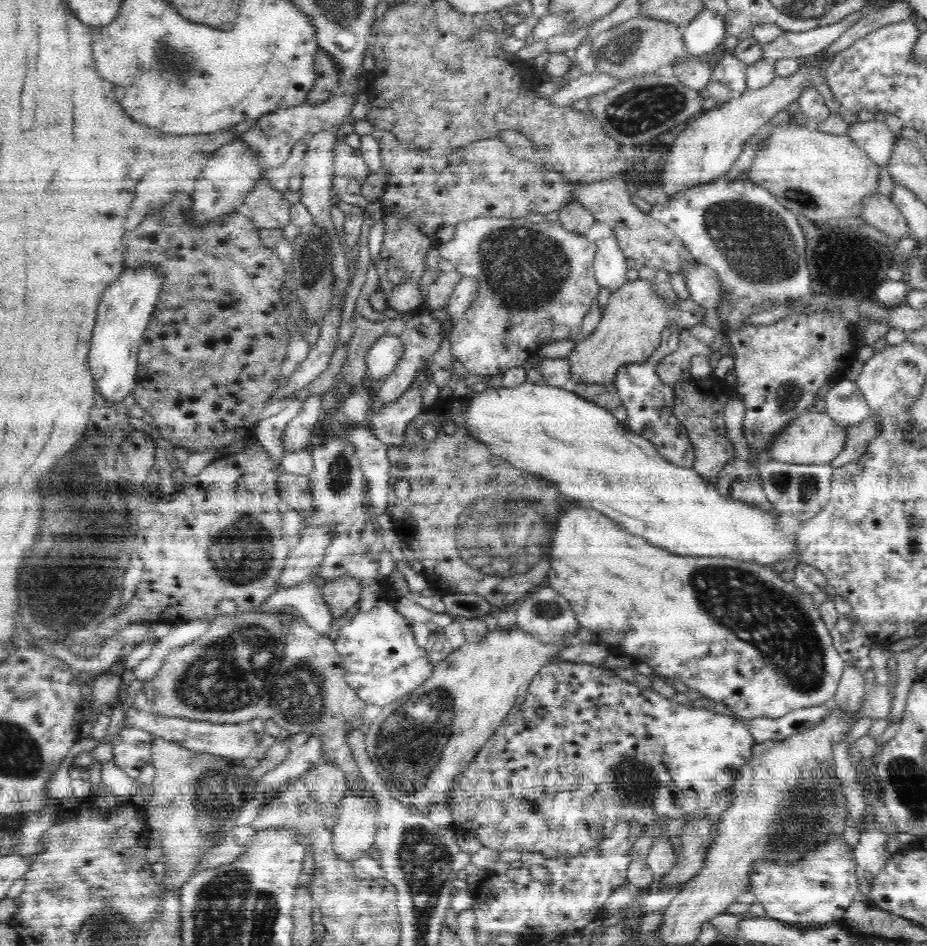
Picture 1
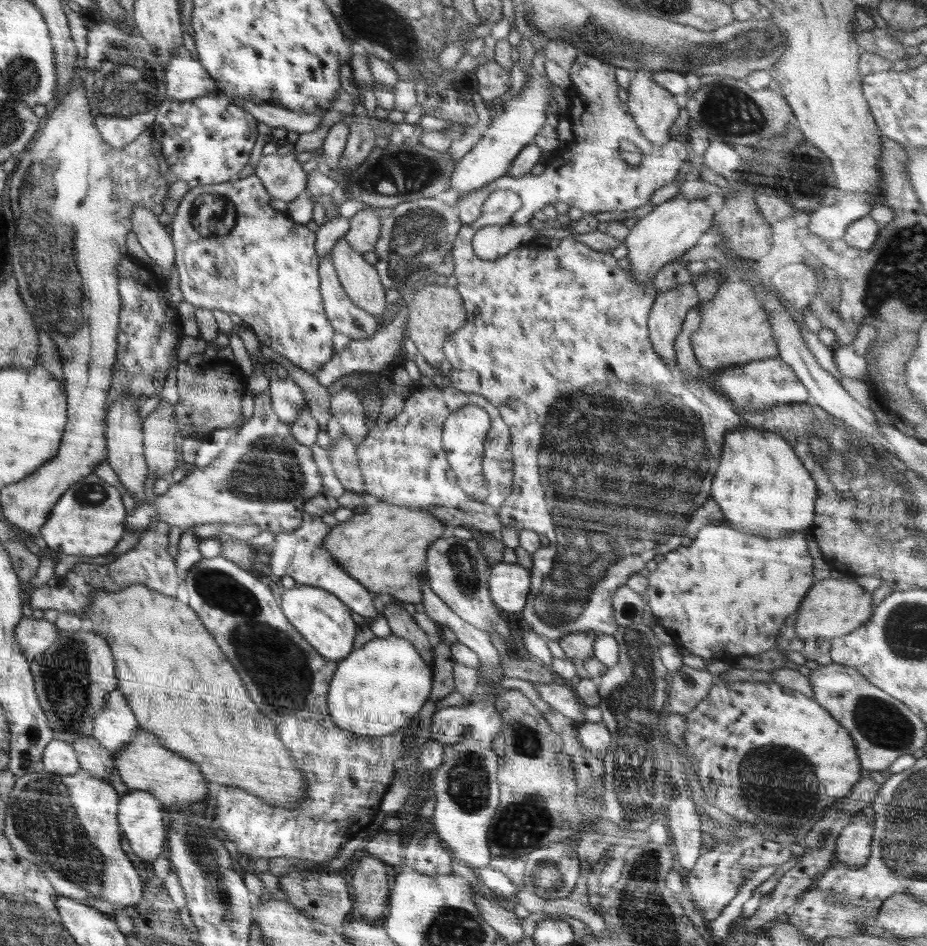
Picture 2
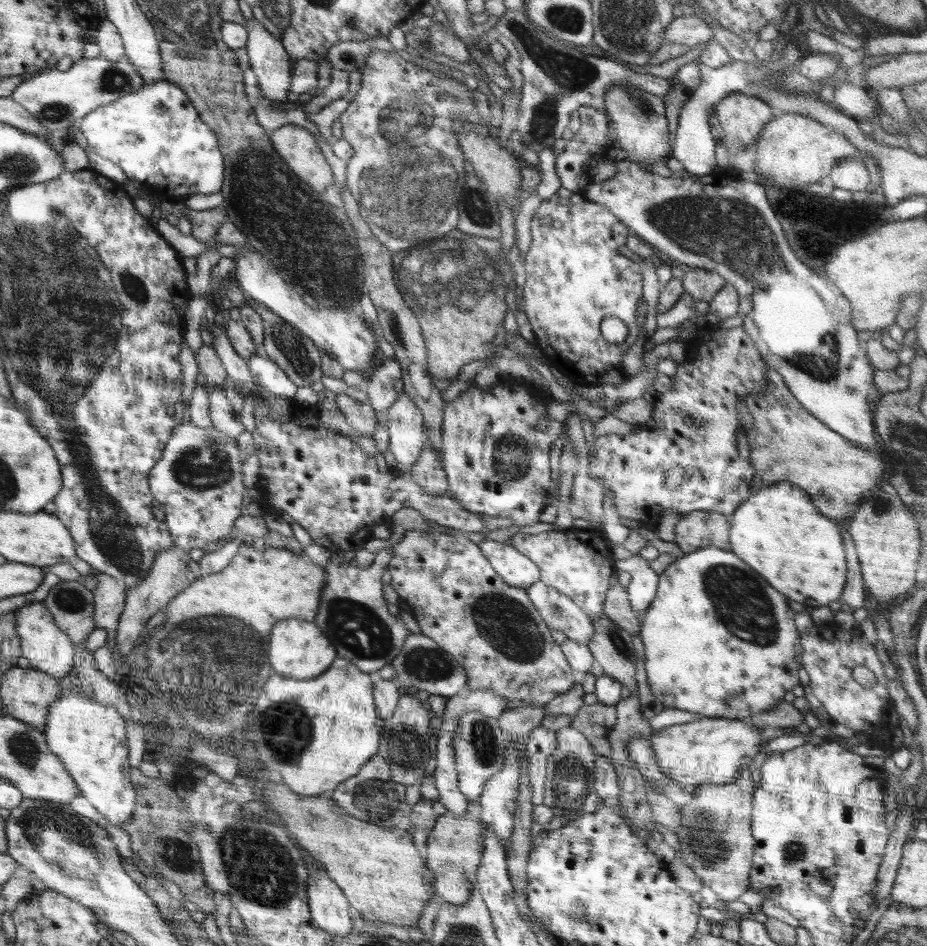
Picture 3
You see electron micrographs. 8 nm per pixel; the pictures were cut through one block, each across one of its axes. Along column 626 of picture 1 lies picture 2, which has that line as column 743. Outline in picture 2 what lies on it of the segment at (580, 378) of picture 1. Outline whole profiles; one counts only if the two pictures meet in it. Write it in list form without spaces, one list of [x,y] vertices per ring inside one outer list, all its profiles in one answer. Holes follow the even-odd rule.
[[[739,279],[724,280],[712,300],[700,301],[696,307],[699,308],[701,322],[692,333],[691,345],[696,362],[710,374],[779,356],[771,320],[748,283]]]

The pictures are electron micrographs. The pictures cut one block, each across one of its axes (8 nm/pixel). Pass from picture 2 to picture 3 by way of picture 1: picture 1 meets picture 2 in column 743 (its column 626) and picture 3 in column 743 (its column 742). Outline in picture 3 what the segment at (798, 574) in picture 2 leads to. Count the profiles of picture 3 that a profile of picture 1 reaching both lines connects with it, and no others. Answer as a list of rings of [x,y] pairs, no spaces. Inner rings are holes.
[[[714,545],[699,548],[670,564],[658,576],[658,579],[656,596],[645,611],[642,628],[640,628],[640,637],[642,638],[642,646],[644,646],[645,669],[650,692],[665,709],[679,709],[704,717],[747,720],[750,716],[776,707],[783,701],[786,692],[792,691],[794,686],[800,684],[798,669],[801,668],[803,648],[800,643],[801,636],[794,622],[796,612],[786,604],[786,598],[780,592],[776,592],[758,572],[754,572],[746,562],[738,559],[738,556],[734,555],[731,550],[722,550]]]

